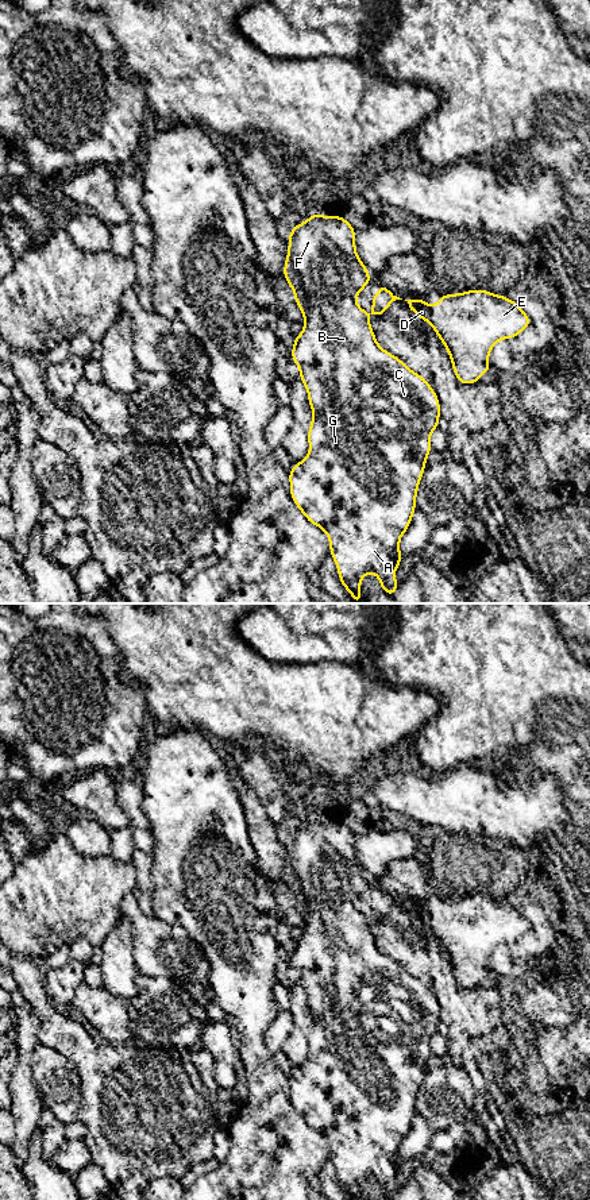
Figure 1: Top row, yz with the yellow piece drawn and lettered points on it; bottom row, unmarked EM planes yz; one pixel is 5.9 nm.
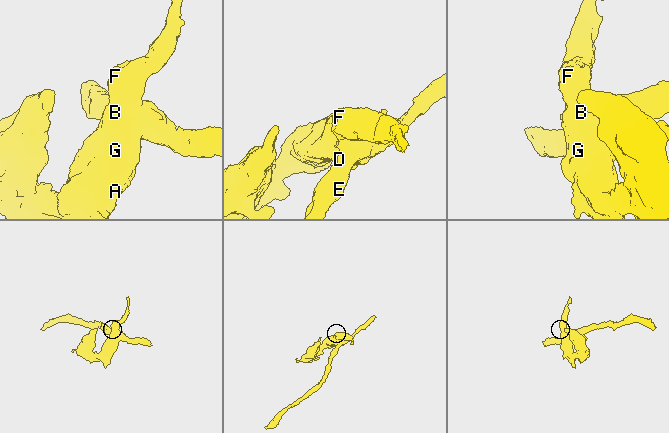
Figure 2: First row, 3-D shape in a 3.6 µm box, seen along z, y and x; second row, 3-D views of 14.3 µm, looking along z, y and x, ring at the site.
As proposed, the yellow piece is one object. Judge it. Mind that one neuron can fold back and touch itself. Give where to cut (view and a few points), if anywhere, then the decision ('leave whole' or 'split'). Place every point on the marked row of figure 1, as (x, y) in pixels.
cut in yz along (369, 276), (365, 284); split

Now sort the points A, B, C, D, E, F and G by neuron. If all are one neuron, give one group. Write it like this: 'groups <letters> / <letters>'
groups A B C F G / D E

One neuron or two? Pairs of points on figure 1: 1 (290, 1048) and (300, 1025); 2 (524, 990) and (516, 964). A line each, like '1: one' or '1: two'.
1: one
2: two

